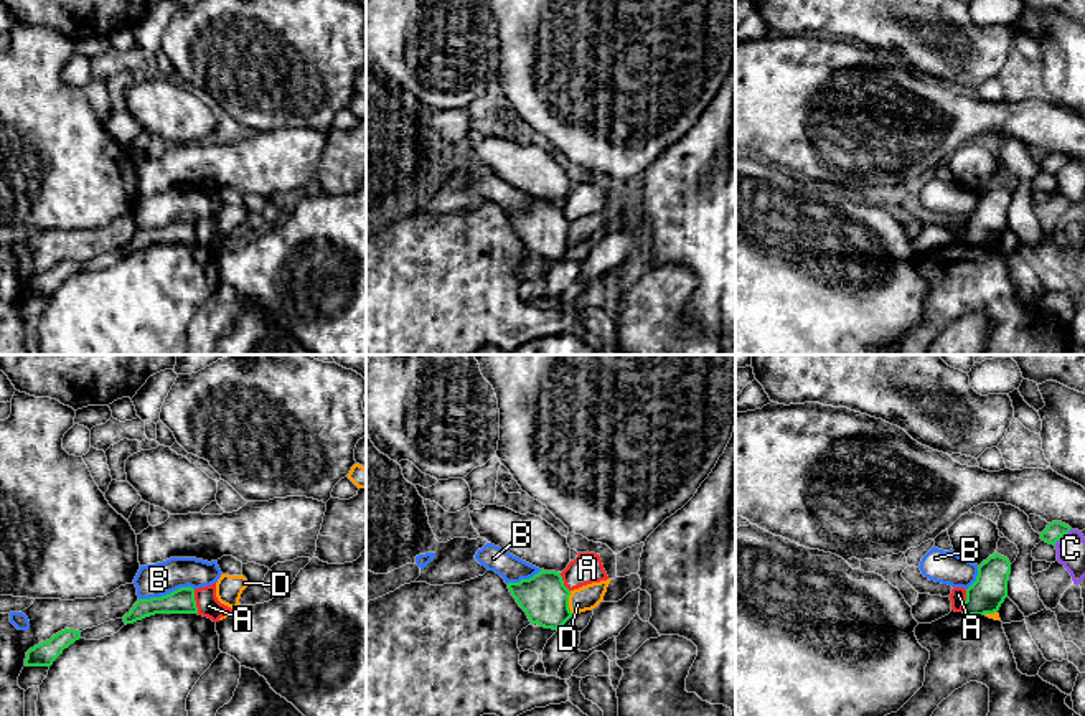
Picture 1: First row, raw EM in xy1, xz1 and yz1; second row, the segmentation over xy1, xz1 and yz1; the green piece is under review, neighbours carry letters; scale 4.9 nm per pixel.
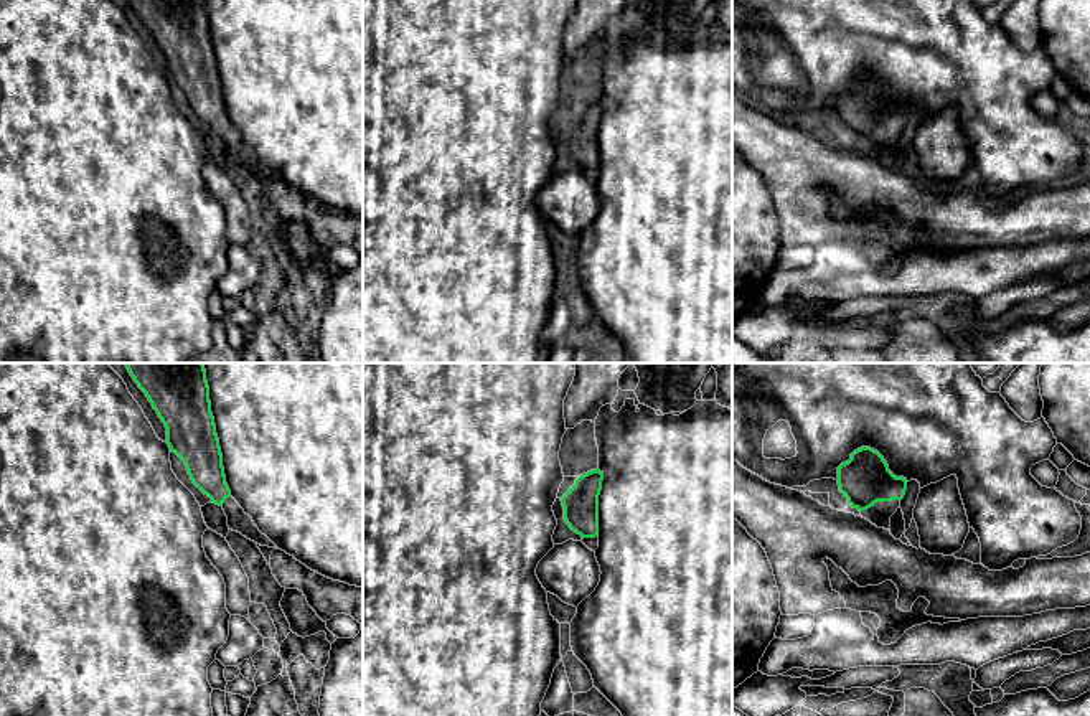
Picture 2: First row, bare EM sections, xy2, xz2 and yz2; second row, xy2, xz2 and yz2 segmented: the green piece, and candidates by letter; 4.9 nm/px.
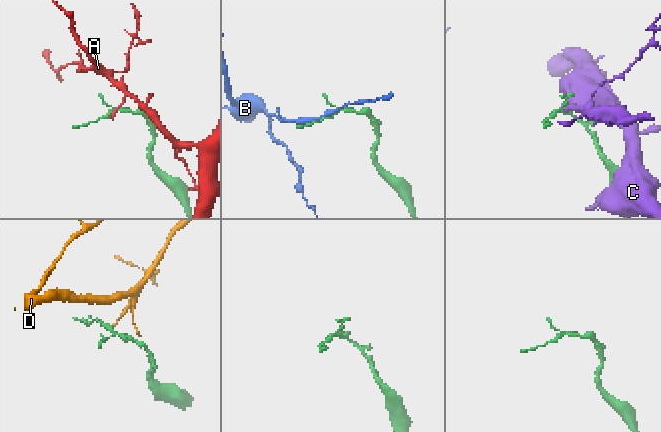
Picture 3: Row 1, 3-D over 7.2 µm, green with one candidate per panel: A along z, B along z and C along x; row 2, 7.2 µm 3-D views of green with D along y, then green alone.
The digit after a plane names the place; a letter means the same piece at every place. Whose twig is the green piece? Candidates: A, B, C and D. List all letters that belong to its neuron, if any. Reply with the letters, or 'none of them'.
none of them

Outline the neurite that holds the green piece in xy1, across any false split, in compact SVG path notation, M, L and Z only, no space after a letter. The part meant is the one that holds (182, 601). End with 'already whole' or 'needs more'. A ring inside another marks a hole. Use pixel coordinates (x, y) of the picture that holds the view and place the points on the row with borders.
M188 586L162 597L139 599L122 619L127 625L155 614L198 614L195 589Z; already whole

